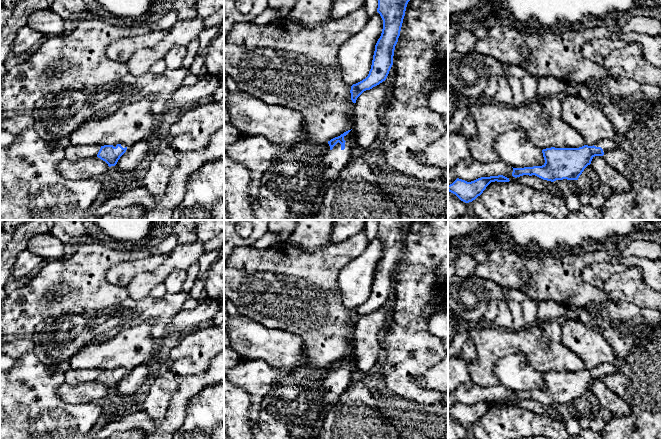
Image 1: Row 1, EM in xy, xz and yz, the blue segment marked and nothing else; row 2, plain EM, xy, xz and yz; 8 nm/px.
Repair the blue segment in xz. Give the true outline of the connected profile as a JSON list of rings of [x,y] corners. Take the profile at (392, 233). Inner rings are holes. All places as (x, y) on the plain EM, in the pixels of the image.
[[[378,220],[377,236],[380,238],[383,244],[383,253],[381,260],[375,269],[372,289],[368,300],[362,305],[353,308],[351,310],[350,317],[351,317],[351,324],[353,327],[356,327],[357,322],[364,315],[370,314],[386,304],[389,295],[393,289],[394,274],[398,266],[398,262],[400,260],[400,255],[405,240],[407,228],[410,224],[419,221],[430,221],[430,220]]]

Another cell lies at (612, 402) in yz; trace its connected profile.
[[[603,380],[593,381],[590,389],[602,406],[606,408],[612,416],[621,417],[631,415],[630,406],[617,394],[607,388]]]

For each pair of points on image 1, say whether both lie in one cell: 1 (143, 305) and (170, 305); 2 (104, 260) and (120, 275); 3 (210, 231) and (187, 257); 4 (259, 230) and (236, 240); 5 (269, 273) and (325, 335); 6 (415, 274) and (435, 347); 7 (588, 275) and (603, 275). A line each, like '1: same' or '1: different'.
1: same
2: different
3: different
4: same
5: same
6: same
7: same

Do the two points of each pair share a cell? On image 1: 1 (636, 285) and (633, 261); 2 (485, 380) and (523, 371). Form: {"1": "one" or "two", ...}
{"1": "two", "2": "two"}

